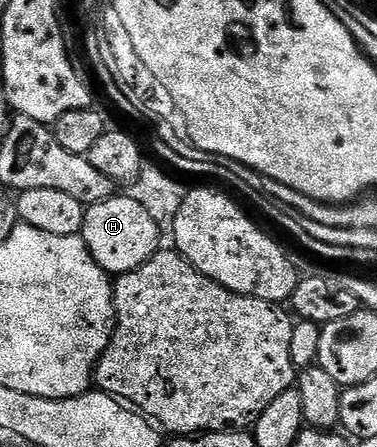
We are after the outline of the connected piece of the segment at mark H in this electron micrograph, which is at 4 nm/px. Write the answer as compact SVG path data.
M118 193L108 201L100 201L86 208L81 236L94 260L114 277L144 265L144 261L160 249L160 232L156 221L152 221L152 217L148 217L148 209L144 209L144 205L129 194Z

